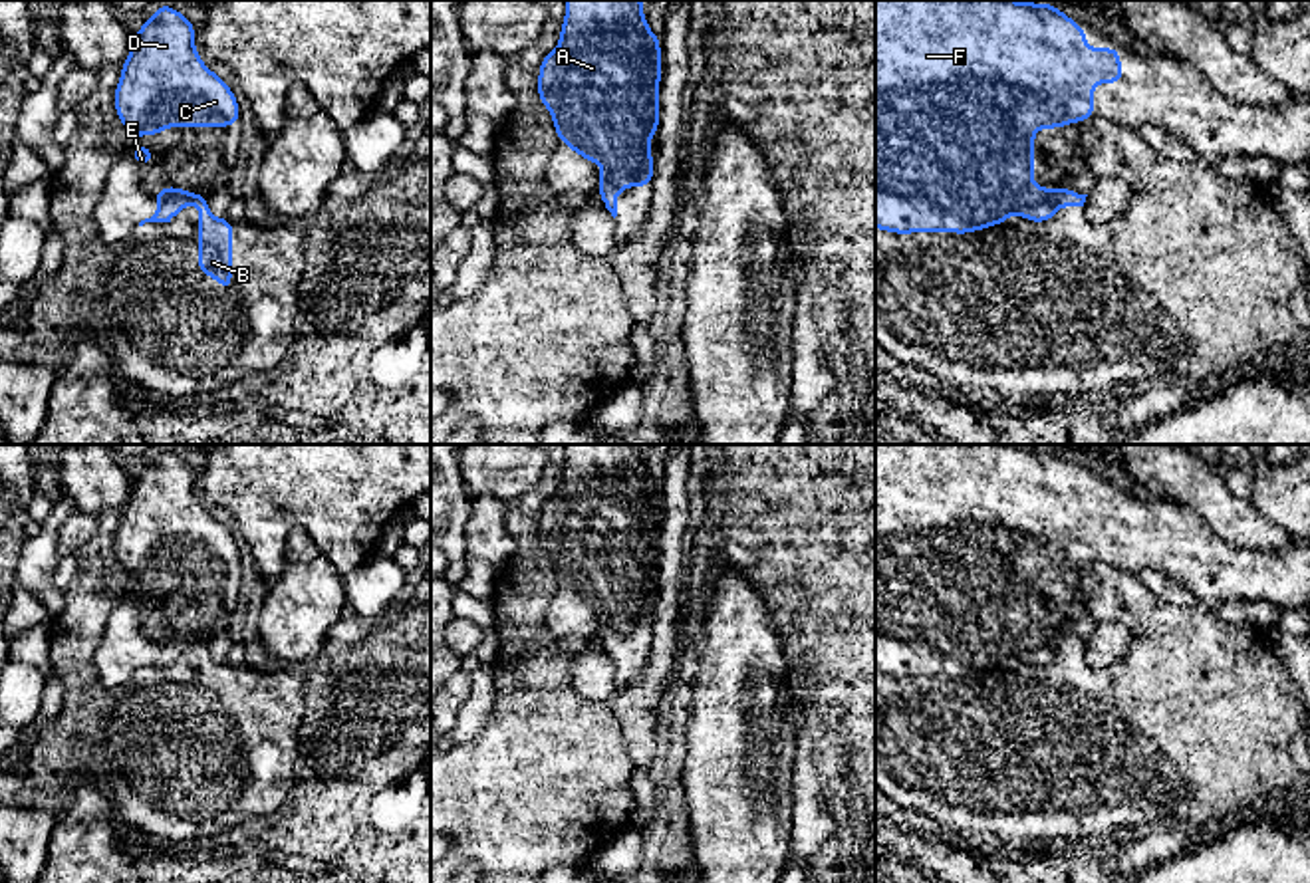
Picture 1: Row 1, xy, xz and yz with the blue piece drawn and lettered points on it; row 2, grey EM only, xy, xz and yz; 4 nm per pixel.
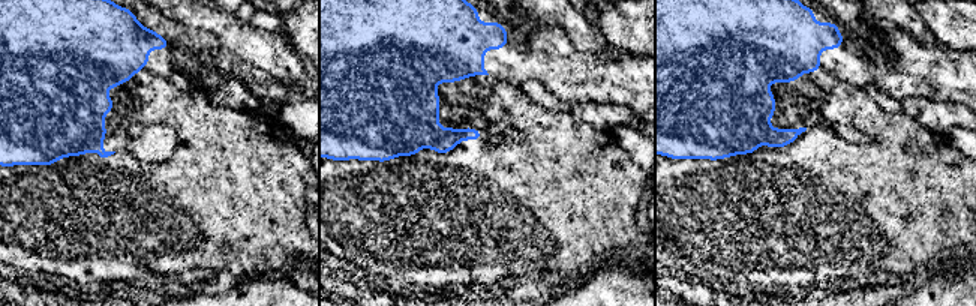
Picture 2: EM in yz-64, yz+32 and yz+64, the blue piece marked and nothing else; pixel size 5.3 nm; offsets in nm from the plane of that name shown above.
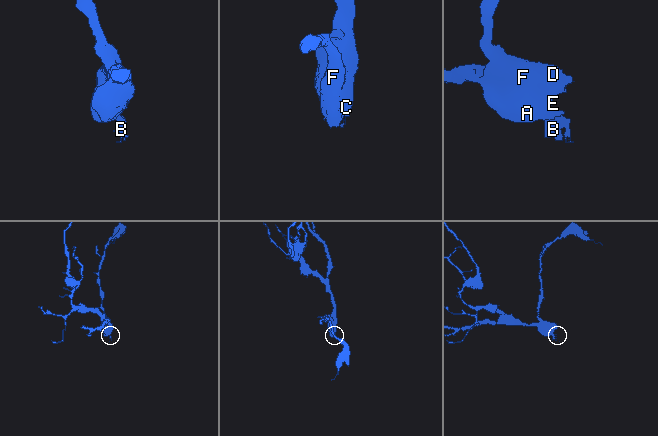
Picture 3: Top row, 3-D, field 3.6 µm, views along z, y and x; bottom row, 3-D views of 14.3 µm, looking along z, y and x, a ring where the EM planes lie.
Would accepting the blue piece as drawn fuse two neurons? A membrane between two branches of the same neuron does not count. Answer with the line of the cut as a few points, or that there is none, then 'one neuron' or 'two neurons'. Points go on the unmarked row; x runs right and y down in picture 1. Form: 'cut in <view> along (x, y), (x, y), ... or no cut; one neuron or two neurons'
cut in yz along (1072, 635), (1048, 639), (1021, 659); two neurons

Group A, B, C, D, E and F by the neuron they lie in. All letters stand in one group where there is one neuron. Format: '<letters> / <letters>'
A C D E F / B

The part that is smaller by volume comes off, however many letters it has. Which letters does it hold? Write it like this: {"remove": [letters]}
{"remove": ["B"]}

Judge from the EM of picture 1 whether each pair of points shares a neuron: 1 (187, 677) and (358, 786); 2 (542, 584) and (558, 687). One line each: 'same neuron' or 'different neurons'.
1: same neuron
2: same neuron

